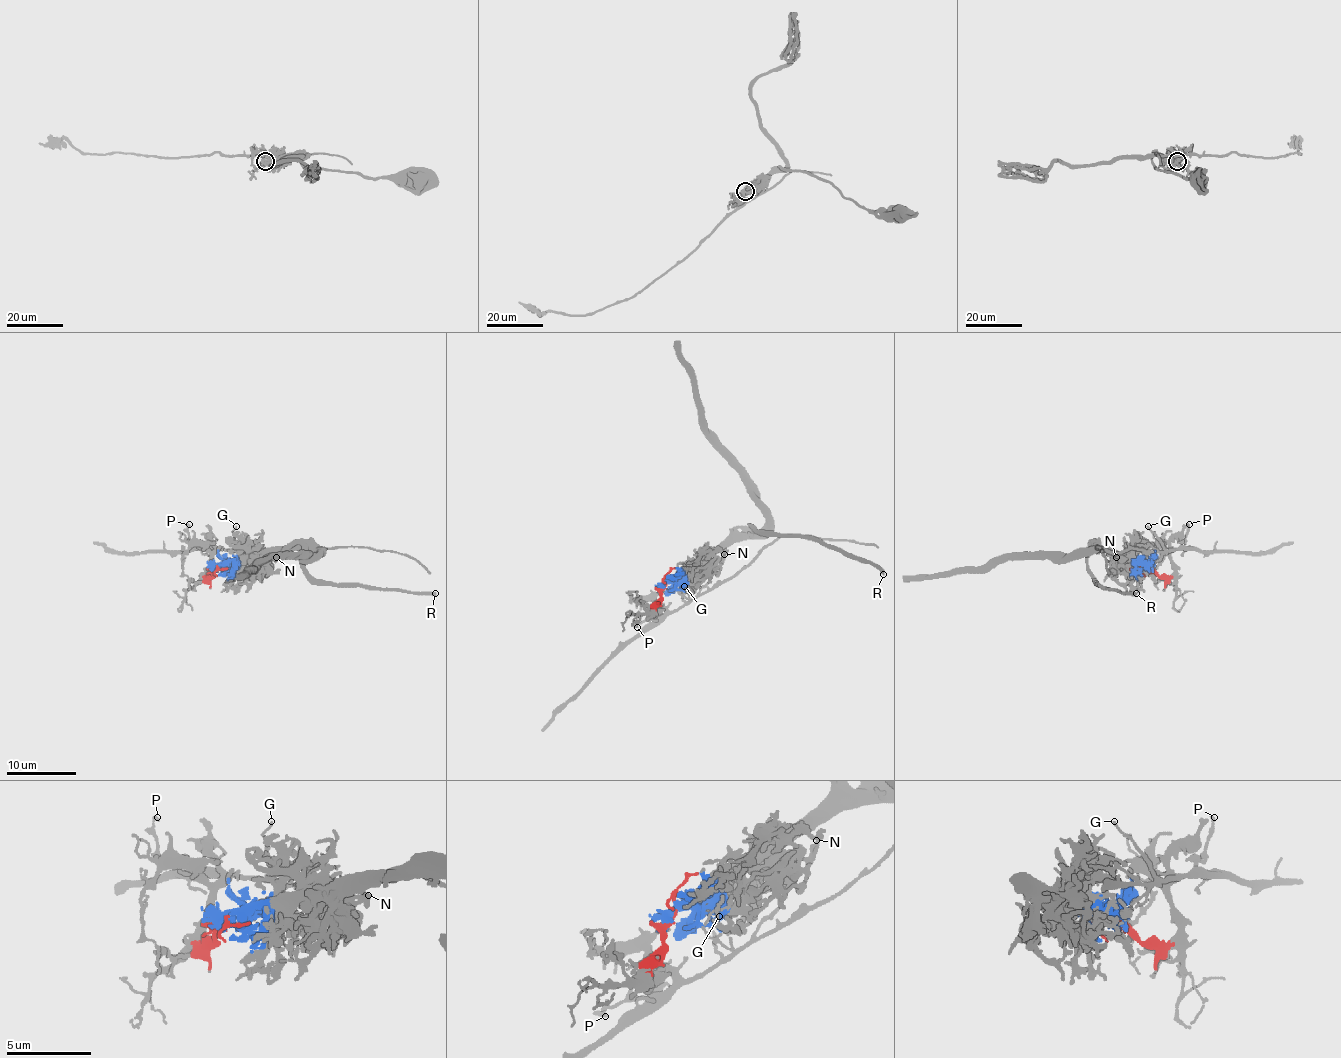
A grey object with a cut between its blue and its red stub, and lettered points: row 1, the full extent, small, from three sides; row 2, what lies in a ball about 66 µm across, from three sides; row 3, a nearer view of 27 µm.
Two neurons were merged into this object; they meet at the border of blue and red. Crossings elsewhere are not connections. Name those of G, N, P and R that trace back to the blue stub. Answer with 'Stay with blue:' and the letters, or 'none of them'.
Stay with blue: N, R

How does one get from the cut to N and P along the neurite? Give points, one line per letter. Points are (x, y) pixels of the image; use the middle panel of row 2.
N: (663, 587), (679, 582), (703, 561), (721, 561), (724, 554)
P: (663, 587), (654, 608), (656, 611), (660, 608), (665, 611), (660, 617), (642, 620), (637, 627)

